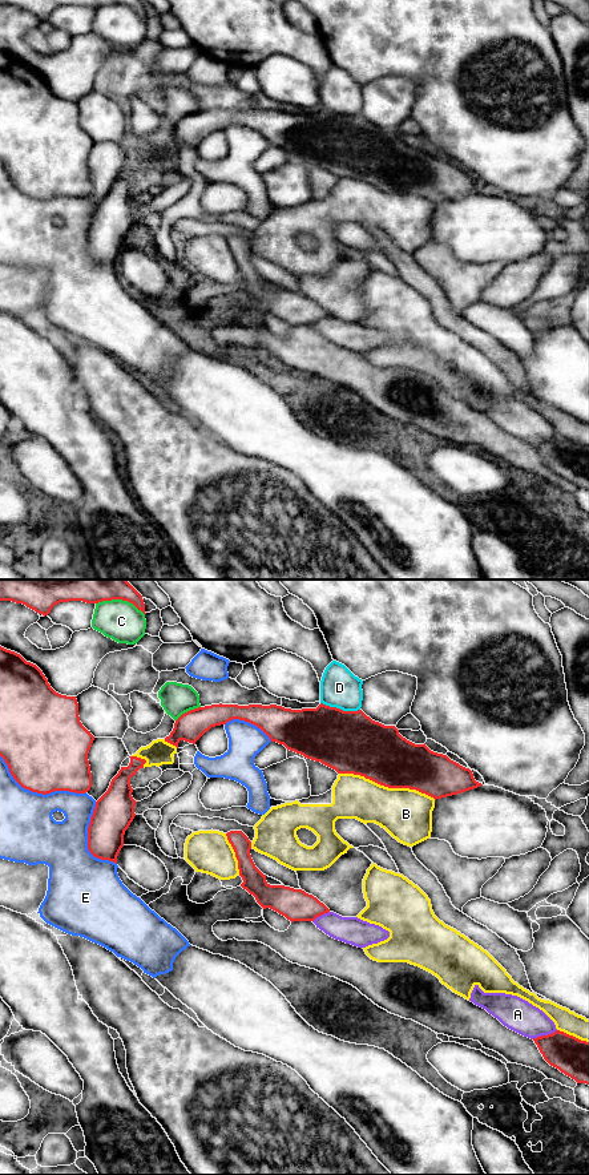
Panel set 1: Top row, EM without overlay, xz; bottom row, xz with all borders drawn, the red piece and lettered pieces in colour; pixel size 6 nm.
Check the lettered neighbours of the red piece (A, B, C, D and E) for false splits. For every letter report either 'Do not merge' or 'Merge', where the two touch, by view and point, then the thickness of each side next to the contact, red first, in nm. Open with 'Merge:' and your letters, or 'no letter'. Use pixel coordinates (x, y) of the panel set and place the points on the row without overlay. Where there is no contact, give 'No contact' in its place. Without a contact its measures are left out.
Merge: A
A: Merge. Touches red at xz (544, 440). Thickness 220 nm (red) against 200 nm
B: Do not merge. Touches red at xz (387, 190). Thickness 340 nm (red) against 300 nm
C: Do not merge. Touches red at xz (120, 3). Thickness 70 nm (red) against 240 nm
D: Do not merge. Touches red at xz (339, 113). Thickness 380 nm (red) against 240 nm
E: Do not merge. Touches red at xz (39, 197). Thickness 480 nm (red) against 360 nm

